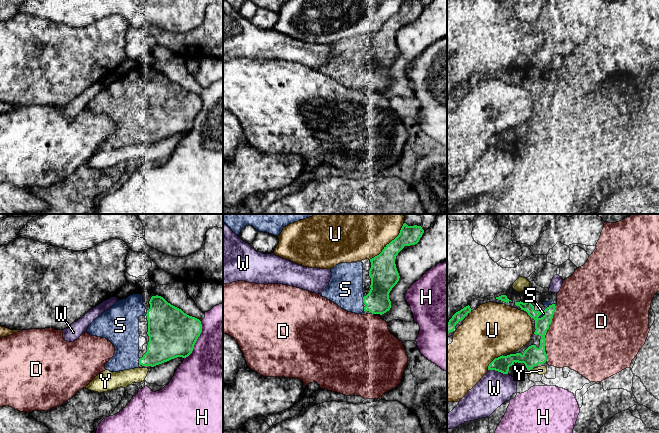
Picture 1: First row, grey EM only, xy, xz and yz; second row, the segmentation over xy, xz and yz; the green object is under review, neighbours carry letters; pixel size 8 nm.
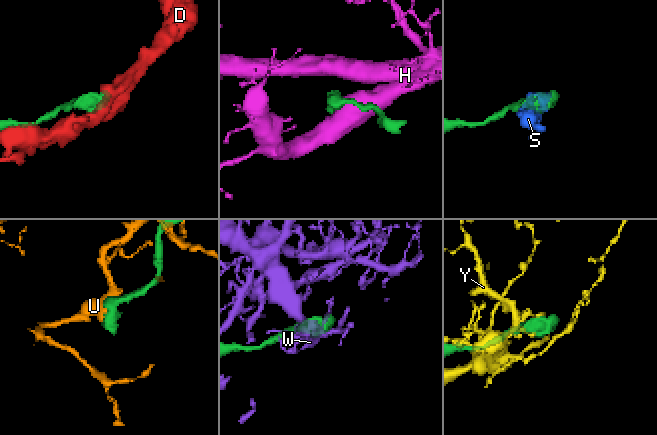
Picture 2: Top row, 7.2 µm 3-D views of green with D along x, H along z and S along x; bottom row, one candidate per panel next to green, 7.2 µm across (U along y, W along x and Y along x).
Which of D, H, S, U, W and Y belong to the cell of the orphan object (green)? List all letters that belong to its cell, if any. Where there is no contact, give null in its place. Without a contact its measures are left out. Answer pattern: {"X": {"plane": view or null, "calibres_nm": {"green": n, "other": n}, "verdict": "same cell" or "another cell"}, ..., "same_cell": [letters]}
{"D": {"plane": "yz", "calibres_nm": {"green": 110, "other": 500}, "verdict": "another cell"}, "H": {"plane": "xy", "calibres_nm": {"green": 380, "other": 480}, "verdict": "another cell"}, "S": {"plane": "xz", "calibres_nm": {"green": 220, "other": 280}, "verdict": "same cell"}, "U": {"plane": "xz", "calibres_nm": {"green": 220, "other": 500}, "verdict": "another cell"}, "W": {"plane": "yz", "calibres_nm": {"green": 130, "other": 260}, "verdict": "another cell"}, "Y": {"plane": "yz", "calibres_nm": {"green": 160, "other": 70}, "verdict": "another cell"}, "same_cell": ["S"]}

